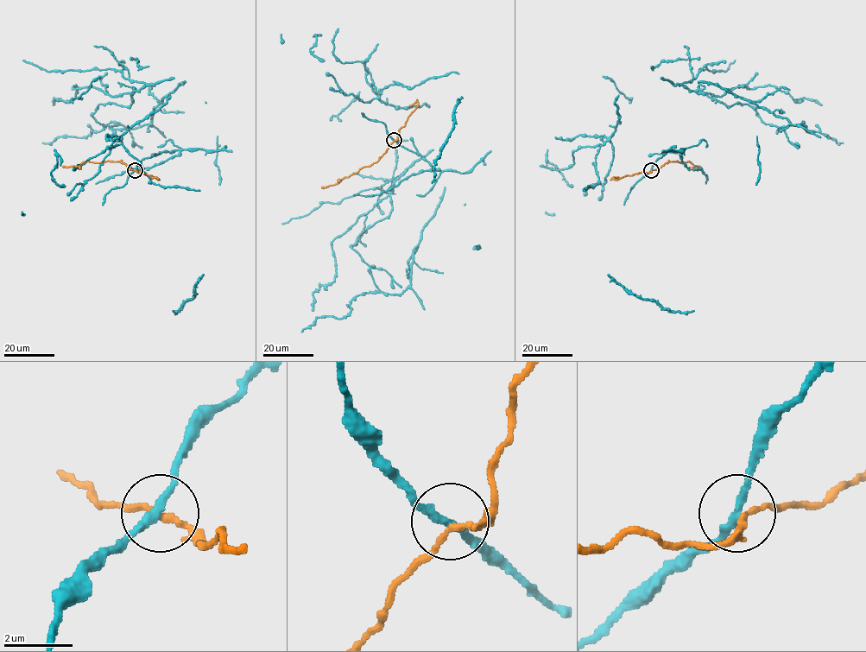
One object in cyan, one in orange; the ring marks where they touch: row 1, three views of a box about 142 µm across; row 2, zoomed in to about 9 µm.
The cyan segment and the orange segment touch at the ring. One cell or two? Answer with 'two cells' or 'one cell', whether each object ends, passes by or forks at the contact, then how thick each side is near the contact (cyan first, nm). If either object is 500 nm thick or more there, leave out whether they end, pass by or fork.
two cells; cyan passes by; orange passes by; 220 nm thick on the cyan side, 160 nm on the other

